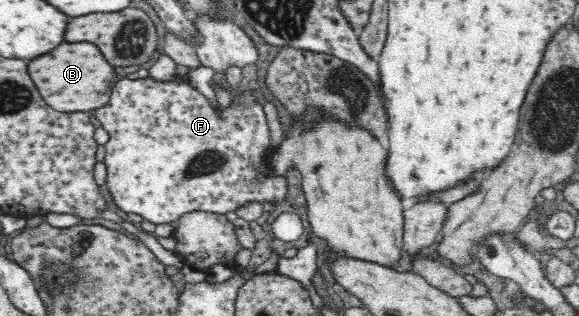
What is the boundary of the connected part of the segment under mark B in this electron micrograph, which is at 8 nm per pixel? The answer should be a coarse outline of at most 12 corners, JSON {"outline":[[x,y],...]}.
{"outline":[[90,42],[60,44],[28,72],[56,112],[106,104],[114,68]]}

